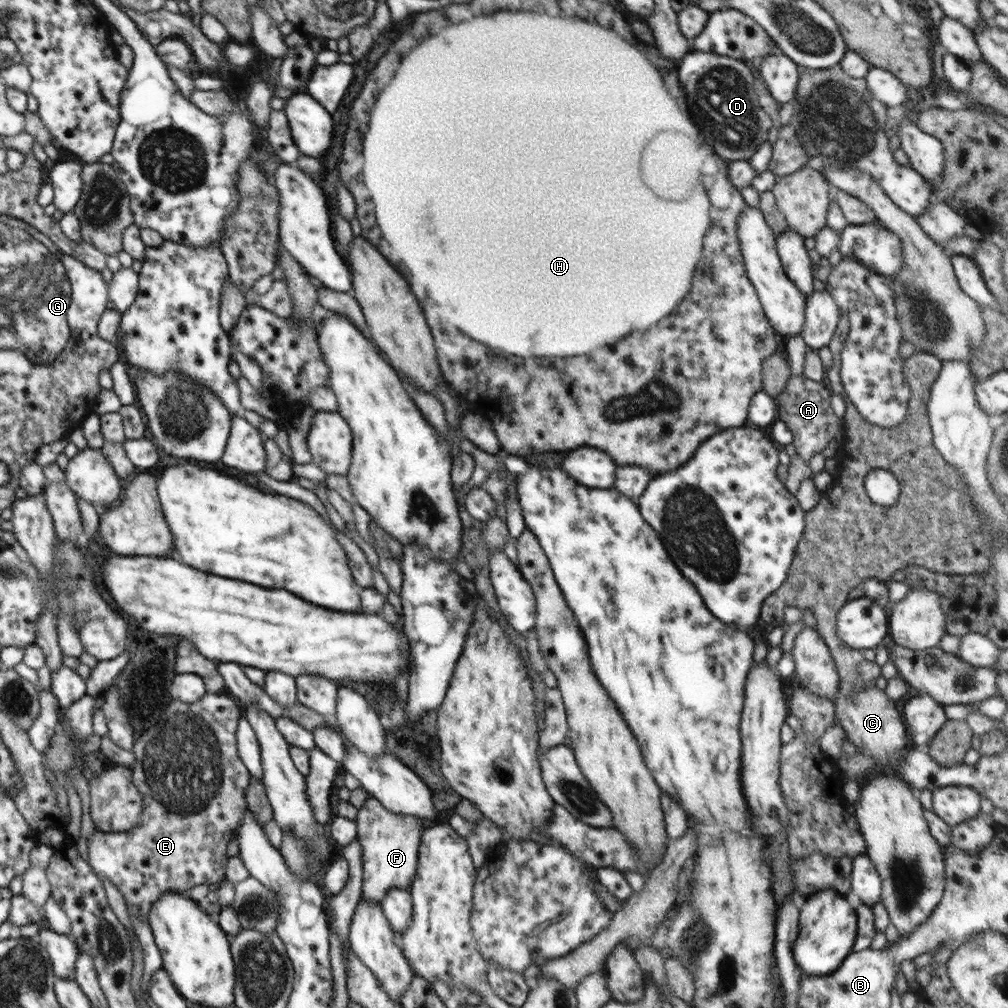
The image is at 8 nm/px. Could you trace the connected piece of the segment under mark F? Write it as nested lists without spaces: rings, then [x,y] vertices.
[[[369,796],[357,812],[357,839],[362,847],[363,881],[361,894],[369,902],[378,902],[394,888],[410,889],[414,880],[422,833],[431,824],[424,817],[394,814],[374,796]]]

